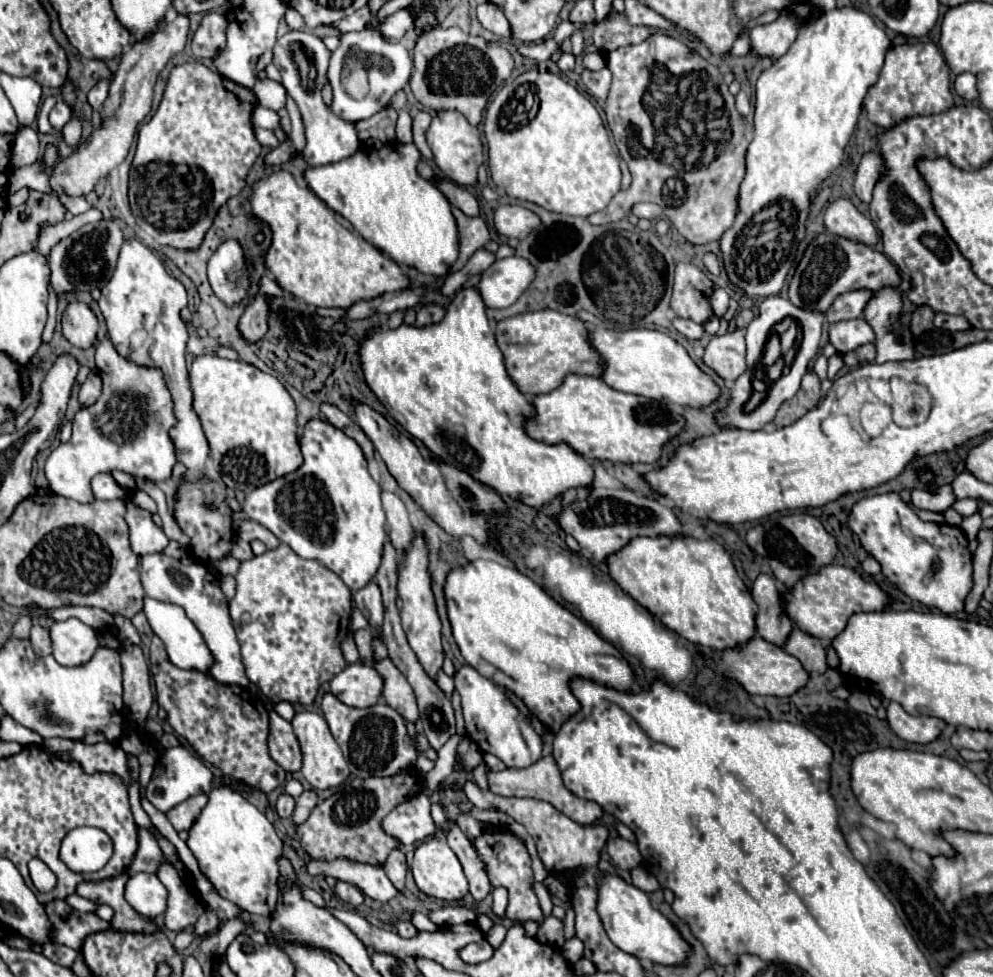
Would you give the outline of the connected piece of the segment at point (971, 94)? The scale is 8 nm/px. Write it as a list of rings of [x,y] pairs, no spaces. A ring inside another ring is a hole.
[[[969,72],[957,74],[953,86],[955,86],[955,92],[961,98],[965,98],[965,100],[975,100],[977,98],[977,80],[975,80],[973,74],[969,74]]]

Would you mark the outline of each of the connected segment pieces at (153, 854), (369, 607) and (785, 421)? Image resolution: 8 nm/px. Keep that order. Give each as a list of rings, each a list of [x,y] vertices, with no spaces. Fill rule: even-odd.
[[[139,828],[139,850],[137,850],[137,854],[135,854],[127,872],[129,874],[139,874],[139,872],[155,874],[163,860],[165,860],[163,852],[161,852],[153,832]]]
[[[369,582],[361,590],[357,590],[353,594],[353,600],[355,600],[355,606],[369,618],[371,628],[381,626],[381,622],[383,622],[383,604],[381,604],[381,590],[379,590],[377,582]]]
[[[807,372],[803,376],[801,388],[795,394],[795,398],[791,398],[789,402],[785,402],[781,406],[781,412],[775,416],[775,426],[789,426],[793,424],[797,418],[805,416],[813,406],[817,406],[817,402],[821,400],[821,380],[815,372]]]

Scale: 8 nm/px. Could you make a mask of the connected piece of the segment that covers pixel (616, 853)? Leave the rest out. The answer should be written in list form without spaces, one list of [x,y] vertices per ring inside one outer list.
[[[621,836],[607,840],[607,852],[609,852],[611,860],[623,870],[633,870],[641,862],[641,854],[639,854],[637,844],[627,842]]]

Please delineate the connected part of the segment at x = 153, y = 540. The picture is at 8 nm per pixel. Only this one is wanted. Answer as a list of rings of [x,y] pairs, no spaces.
[[[129,496],[125,498],[127,504],[127,524],[129,524],[129,538],[131,538],[131,546],[133,552],[139,556],[145,554],[155,554],[155,552],[163,552],[163,548],[167,546],[167,536],[163,534],[161,528],[155,526],[151,512],[135,508],[129,500]]]

